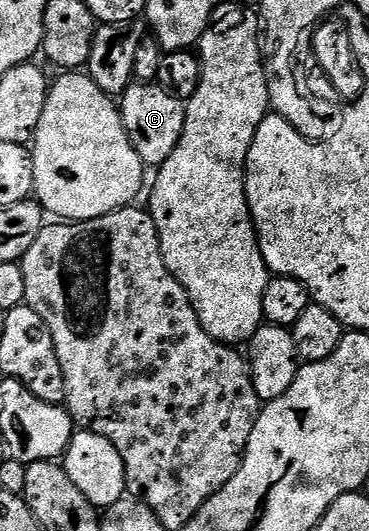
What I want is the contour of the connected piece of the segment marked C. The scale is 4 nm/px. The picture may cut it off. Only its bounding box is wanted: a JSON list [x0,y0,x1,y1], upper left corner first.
[118,83,187,167]

